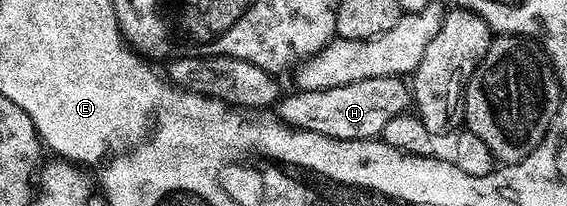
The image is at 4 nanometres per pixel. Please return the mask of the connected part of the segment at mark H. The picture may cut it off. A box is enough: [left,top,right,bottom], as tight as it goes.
[277,77,413,140]

